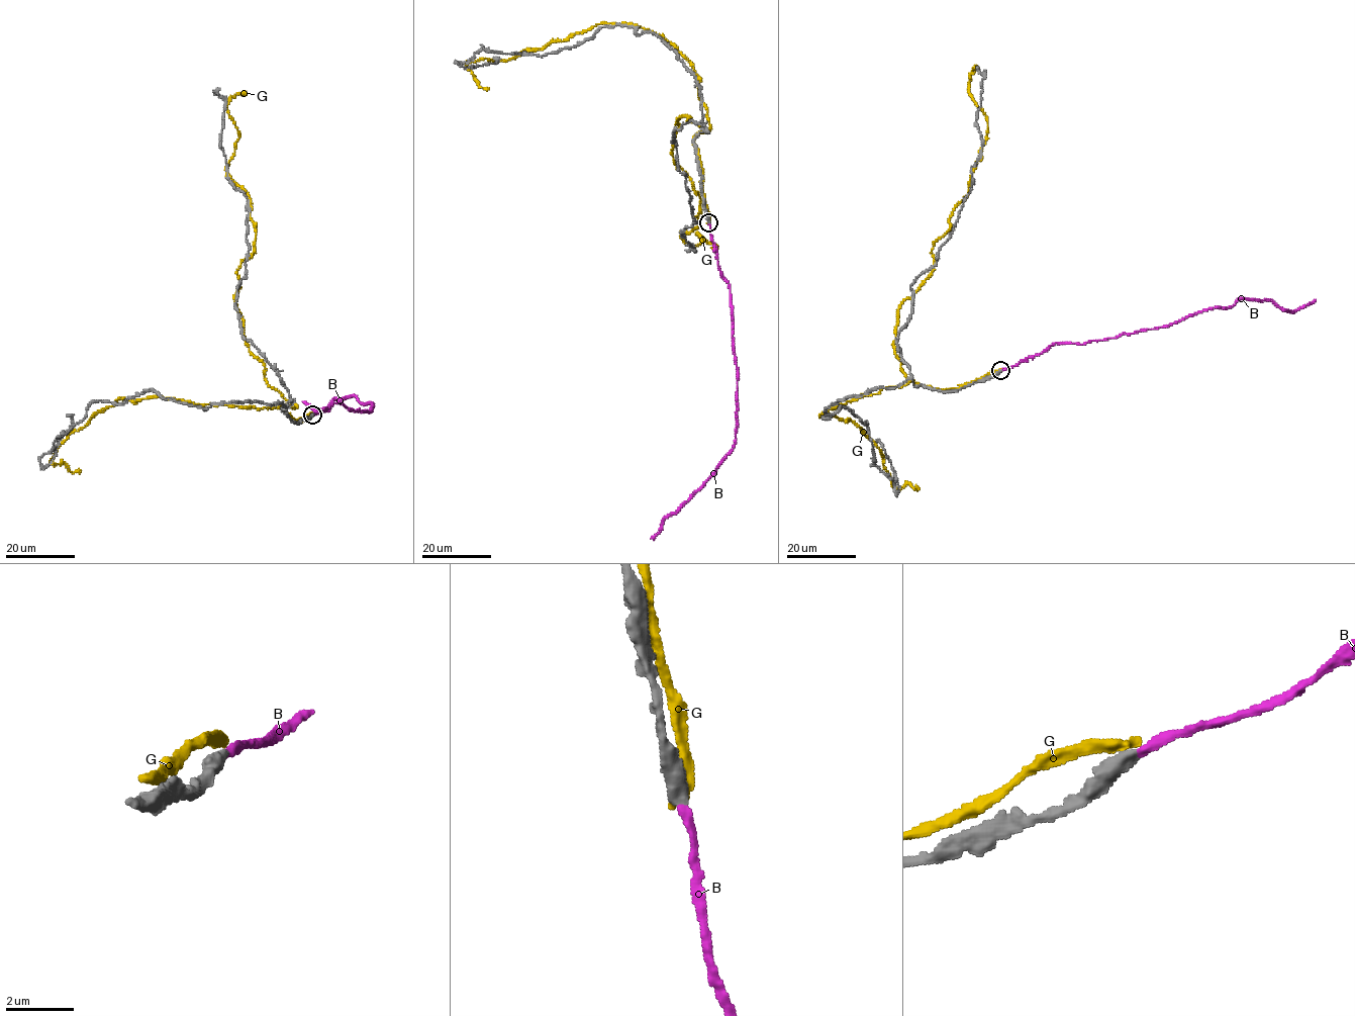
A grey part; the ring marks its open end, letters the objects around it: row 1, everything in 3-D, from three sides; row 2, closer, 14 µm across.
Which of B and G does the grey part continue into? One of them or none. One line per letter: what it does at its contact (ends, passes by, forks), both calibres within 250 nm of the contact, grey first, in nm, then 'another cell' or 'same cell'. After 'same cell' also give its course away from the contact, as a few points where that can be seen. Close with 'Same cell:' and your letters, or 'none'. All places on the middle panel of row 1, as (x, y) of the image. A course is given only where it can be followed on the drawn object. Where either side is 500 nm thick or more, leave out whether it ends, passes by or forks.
B: it ends; calibres 440 and 240 nm; same cell; course (708, 221), (719, 274), (729, 284), (737, 430), (733, 448), (714, 471), (689, 500), (670, 514), (651, 539)
G: it ends; calibres 480 and 360 nm; another cell
Same cell: B

